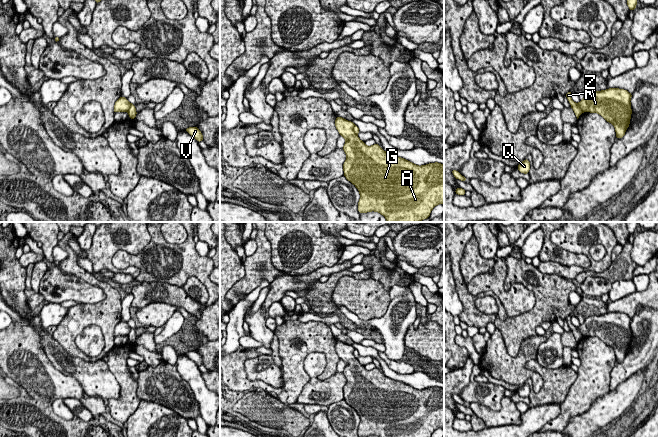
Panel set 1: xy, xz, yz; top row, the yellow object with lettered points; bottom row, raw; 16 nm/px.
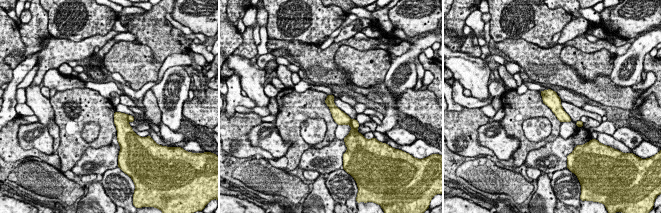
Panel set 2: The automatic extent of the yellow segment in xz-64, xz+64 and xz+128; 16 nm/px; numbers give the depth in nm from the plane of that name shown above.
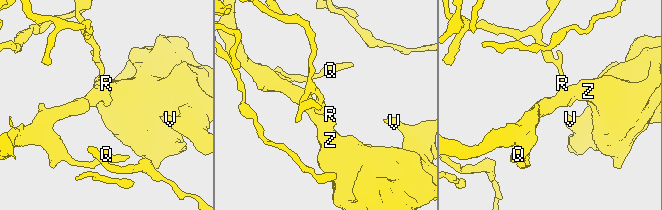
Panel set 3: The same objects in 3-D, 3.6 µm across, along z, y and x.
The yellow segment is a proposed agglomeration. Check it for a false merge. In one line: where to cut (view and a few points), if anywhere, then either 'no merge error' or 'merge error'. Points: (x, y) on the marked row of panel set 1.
cut yz (576, 103), (583, 111); merge error

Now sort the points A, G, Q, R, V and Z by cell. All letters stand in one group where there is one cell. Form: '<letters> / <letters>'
A G Q V Z / R

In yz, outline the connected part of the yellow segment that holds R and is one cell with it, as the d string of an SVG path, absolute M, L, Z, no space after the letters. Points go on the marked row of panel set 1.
M569 91L567 94L566 94L566 97L571 105L571 108L574 110L574 113L577 117L577 119L579 118L579 116L583 113L583 111L579 108L579 106L577 105L577 103L575 103L572 99L571 99L571 91Z

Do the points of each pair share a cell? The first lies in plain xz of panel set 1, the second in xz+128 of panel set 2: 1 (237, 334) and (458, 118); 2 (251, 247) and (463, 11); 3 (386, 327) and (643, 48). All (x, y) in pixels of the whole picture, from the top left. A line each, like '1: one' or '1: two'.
1: two
2: two
3: one

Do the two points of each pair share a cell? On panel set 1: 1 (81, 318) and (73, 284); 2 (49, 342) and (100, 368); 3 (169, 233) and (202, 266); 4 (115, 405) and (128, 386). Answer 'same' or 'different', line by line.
1: different
2: same
3: different
4: same

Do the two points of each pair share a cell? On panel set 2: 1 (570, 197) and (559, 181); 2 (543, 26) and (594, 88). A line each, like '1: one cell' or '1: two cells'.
1: one cell
2: two cells

